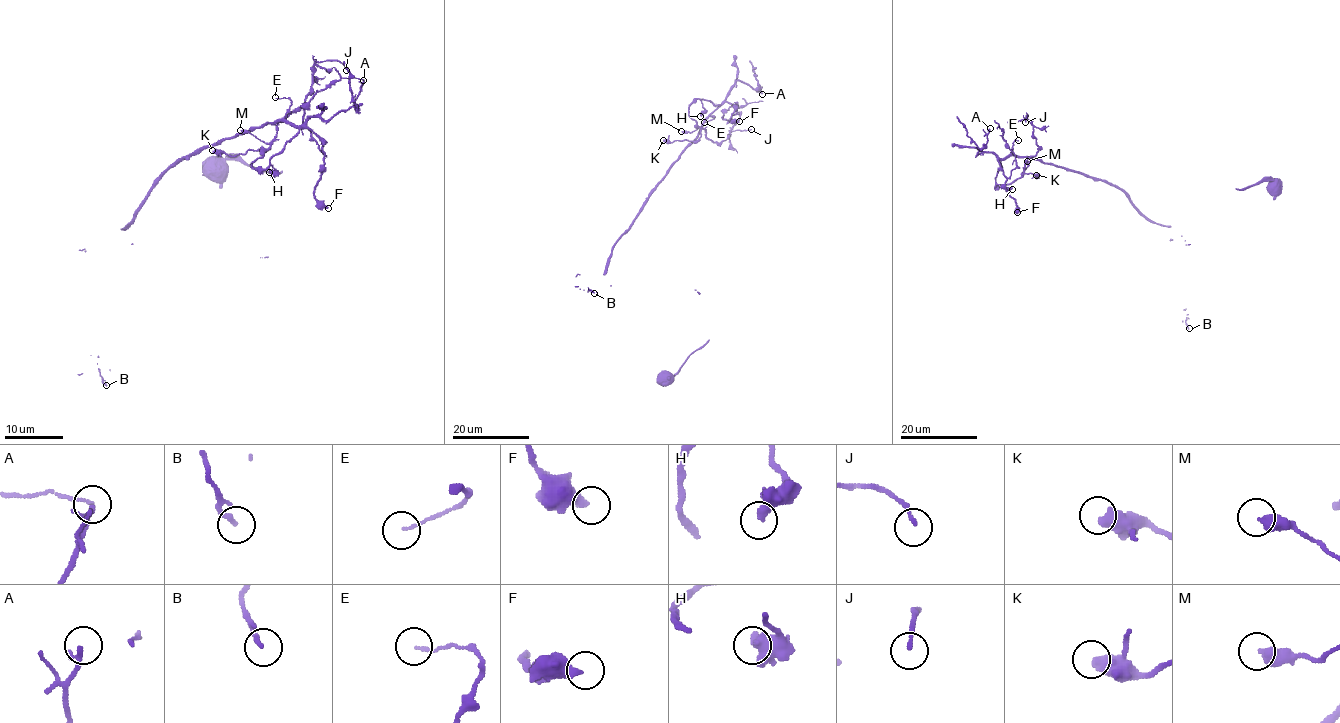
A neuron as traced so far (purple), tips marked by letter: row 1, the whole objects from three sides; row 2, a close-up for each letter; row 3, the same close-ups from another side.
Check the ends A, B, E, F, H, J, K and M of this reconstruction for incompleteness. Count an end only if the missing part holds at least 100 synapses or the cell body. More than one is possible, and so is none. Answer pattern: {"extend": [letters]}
{"extend": []}

